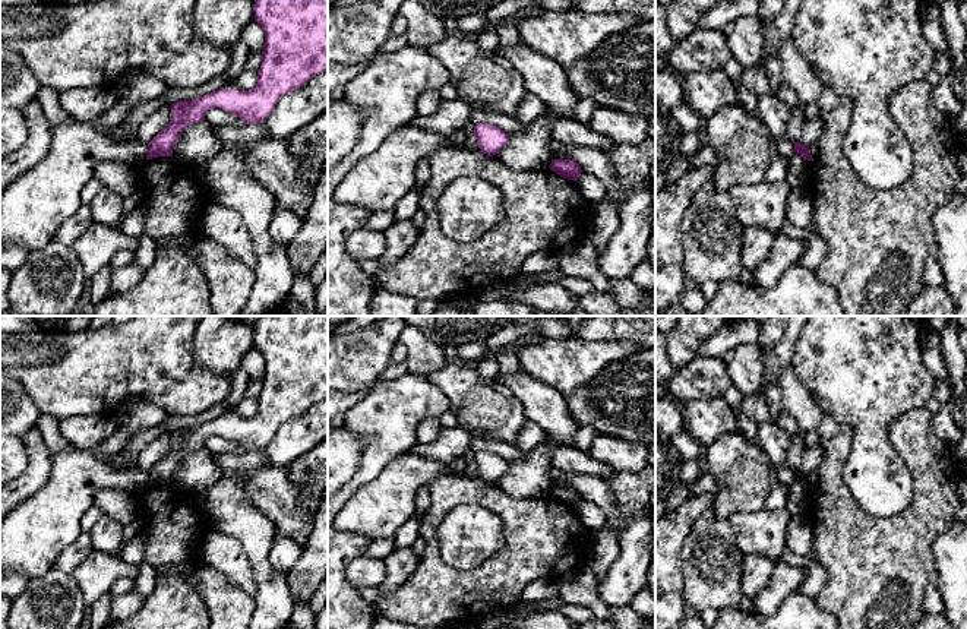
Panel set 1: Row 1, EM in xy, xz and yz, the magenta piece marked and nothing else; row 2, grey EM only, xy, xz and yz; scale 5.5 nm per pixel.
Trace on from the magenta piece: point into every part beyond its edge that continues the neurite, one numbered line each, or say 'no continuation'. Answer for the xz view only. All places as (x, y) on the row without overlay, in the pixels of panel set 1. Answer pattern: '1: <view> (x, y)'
no continuation

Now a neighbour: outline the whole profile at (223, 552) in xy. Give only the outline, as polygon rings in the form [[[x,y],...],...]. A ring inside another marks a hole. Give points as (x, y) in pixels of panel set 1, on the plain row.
[[[209,530],[199,546],[200,559],[221,570],[231,582],[246,594],[255,595],[256,582],[253,568],[243,546],[231,535]]]

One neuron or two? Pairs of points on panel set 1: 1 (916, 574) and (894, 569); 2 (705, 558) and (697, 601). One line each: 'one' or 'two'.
1: one
2: one

